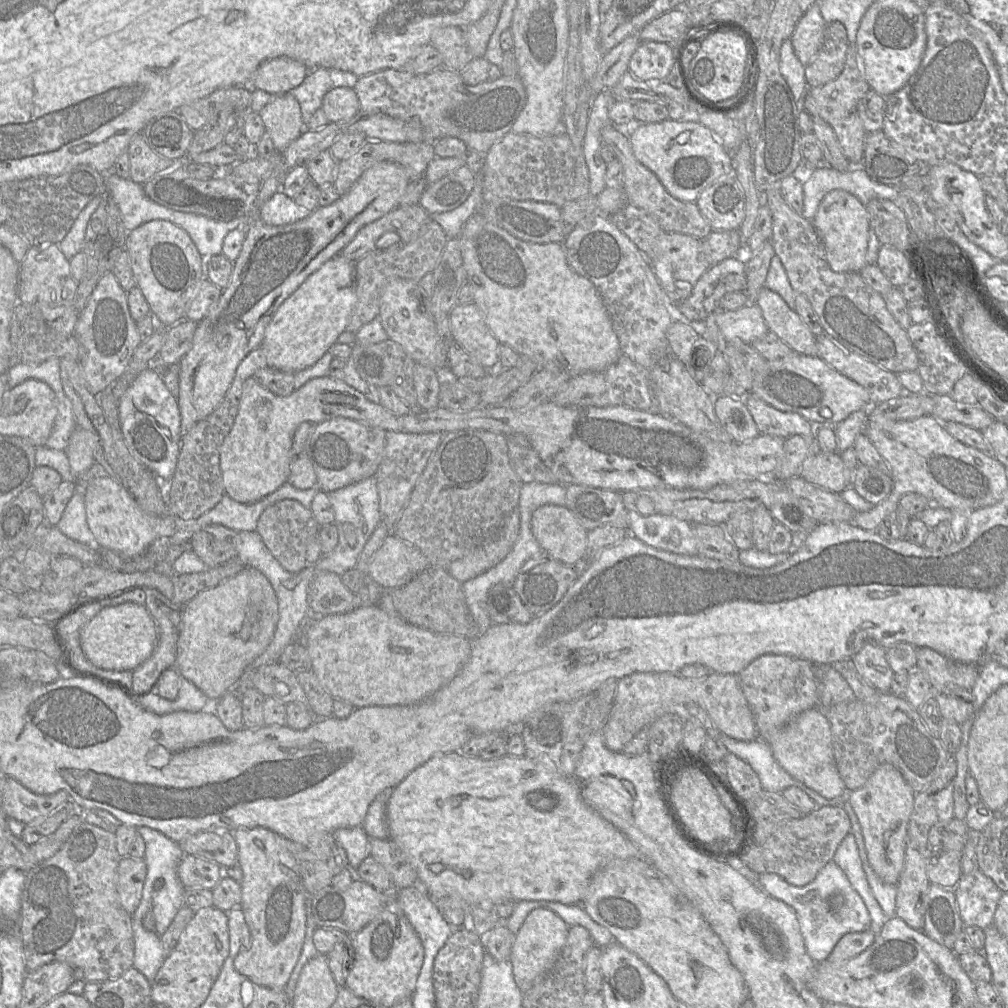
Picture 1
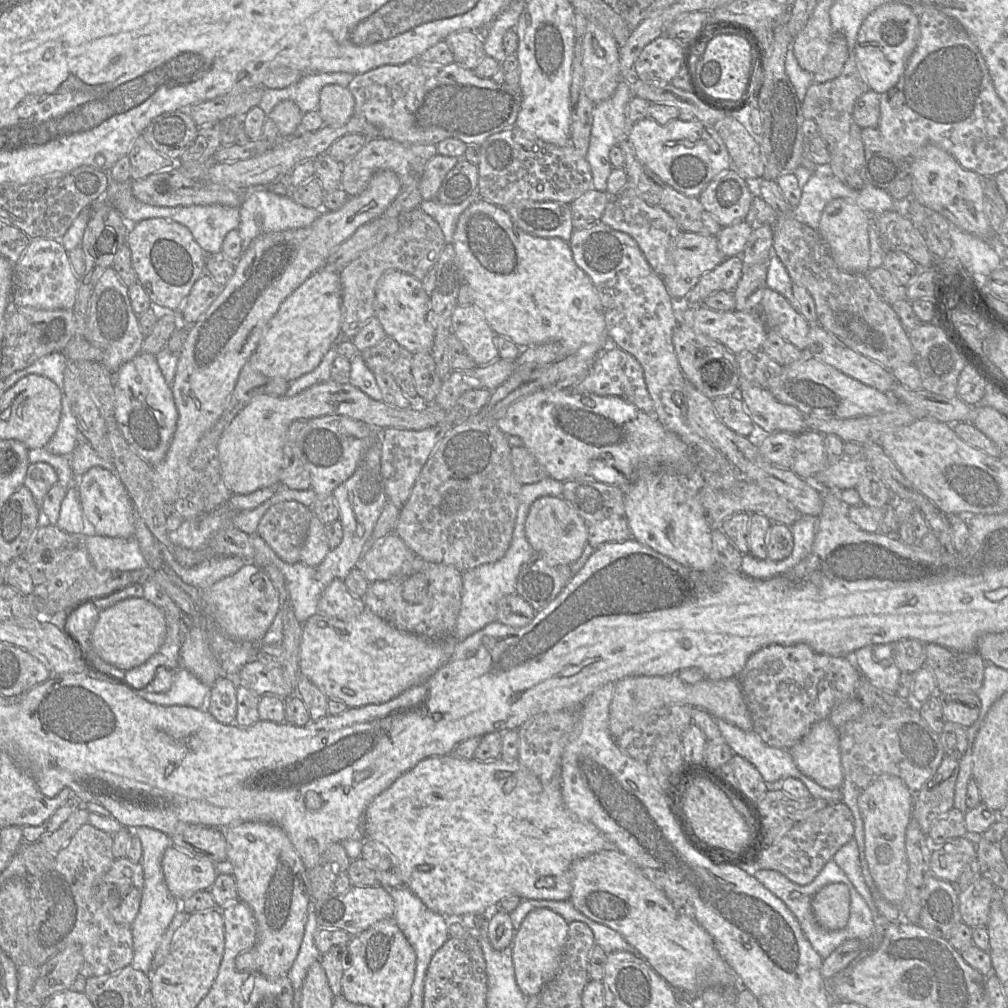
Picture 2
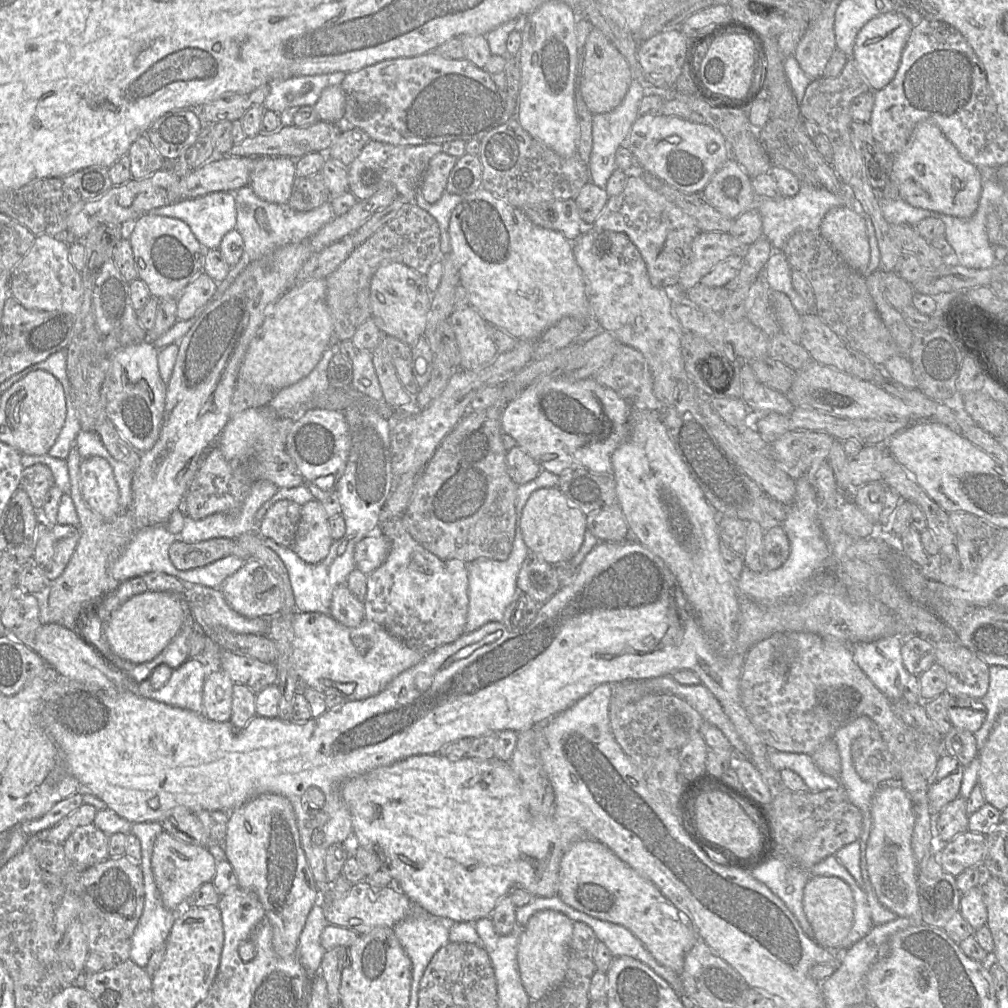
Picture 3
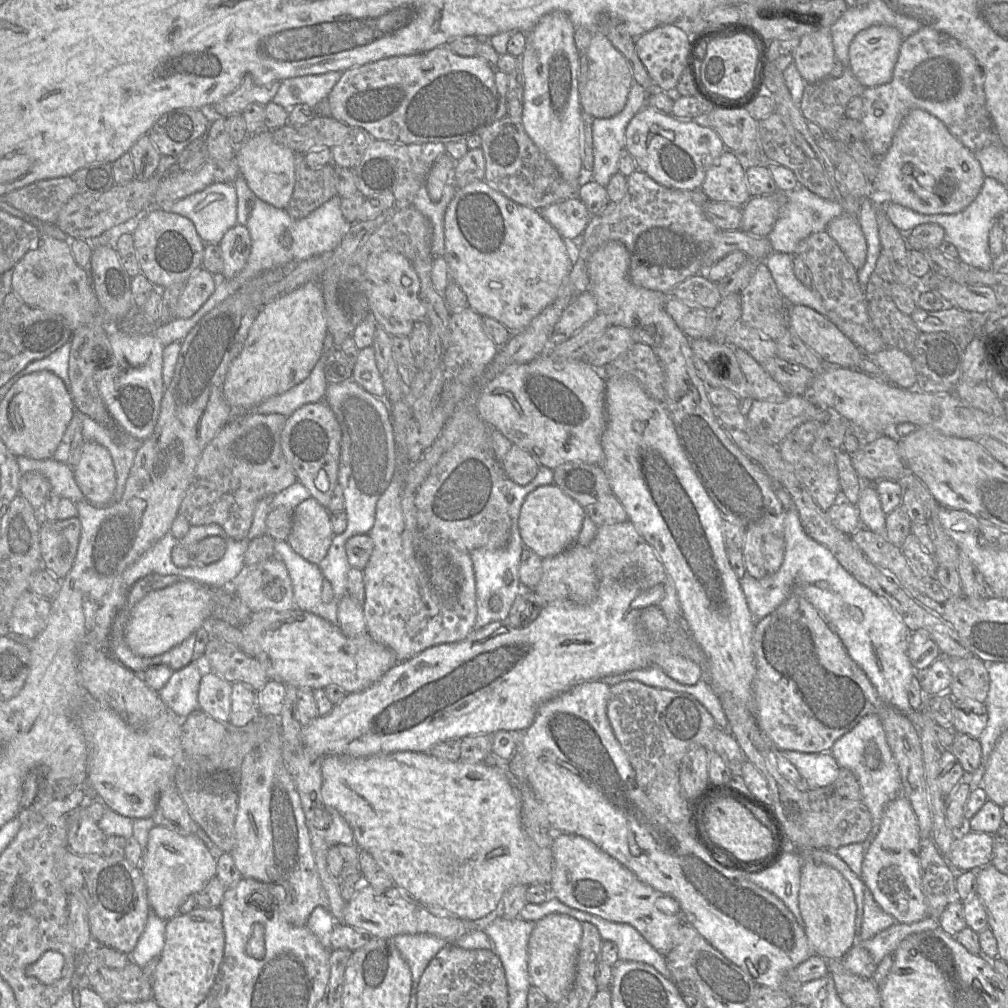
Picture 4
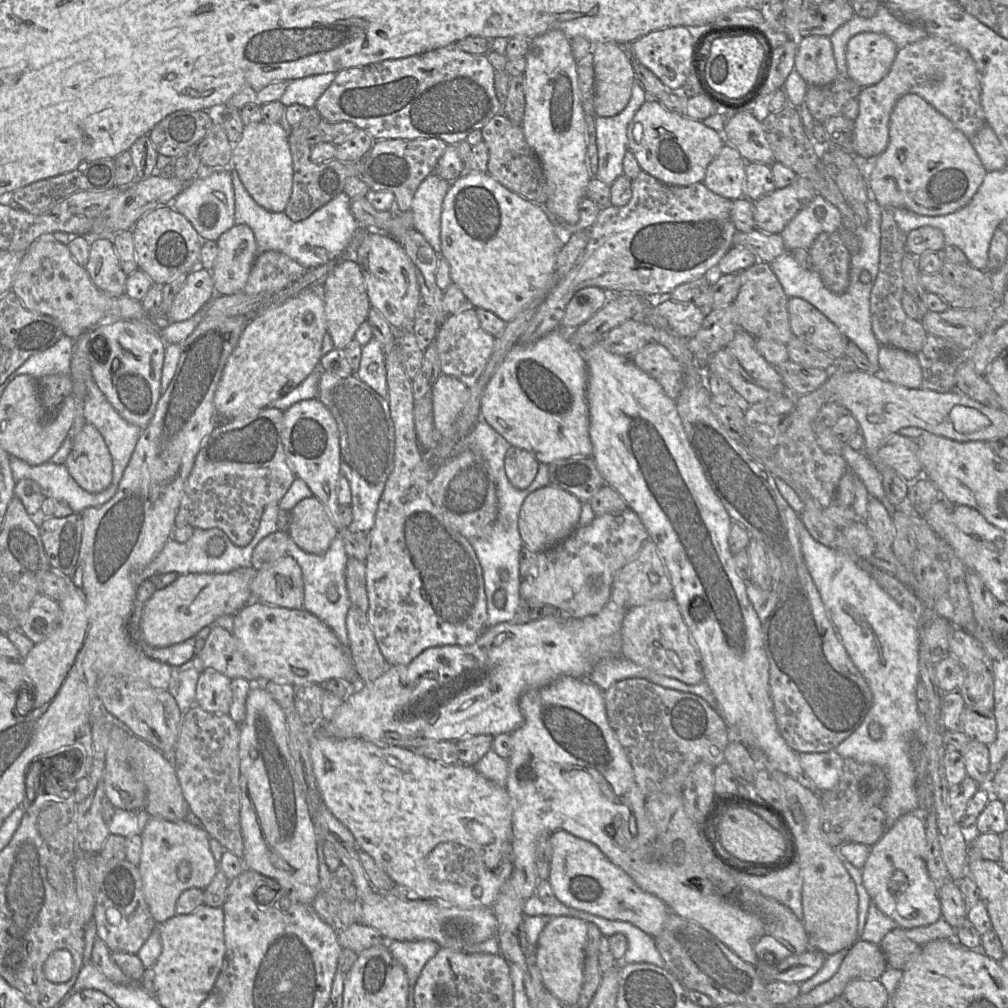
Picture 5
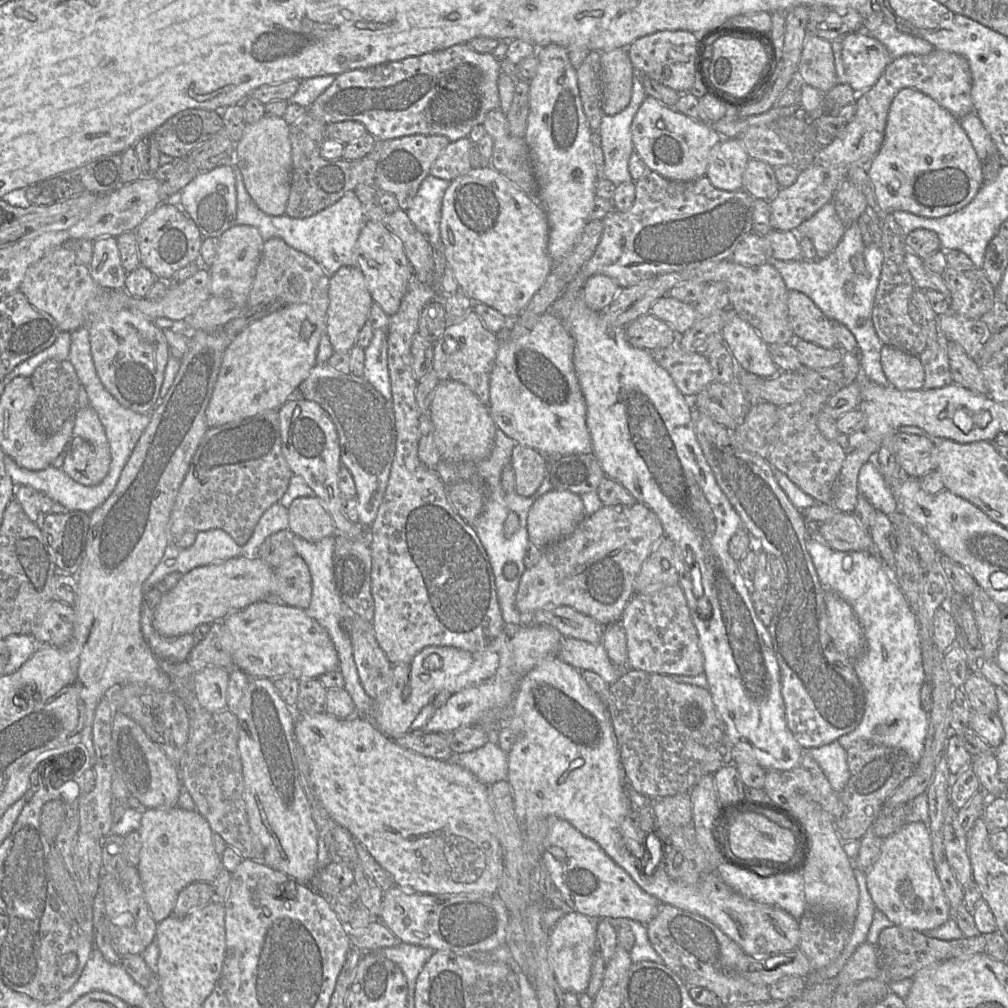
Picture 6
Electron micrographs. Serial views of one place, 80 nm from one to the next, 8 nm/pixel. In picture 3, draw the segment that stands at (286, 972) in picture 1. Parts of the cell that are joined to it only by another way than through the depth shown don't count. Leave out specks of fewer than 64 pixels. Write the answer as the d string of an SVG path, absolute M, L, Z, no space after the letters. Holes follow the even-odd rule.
M266 793L266 794L262 794L250 799L246 803L230 811L229 820L227 823L226 837L223 842L223 849L225 852L226 859L229 861L229 863L231 864L231 866L233 867L237 875L238 887L241 887L245 890L253 891L257 895L258 900L260 901L264 909L265 917L269 920L273 930L272 947L274 952L280 958L285 959L285 958L293 957L295 955L299 937L305 925L308 914L311 908L313 907L313 905L315 903L319 903L320 892L315 883L315 880L312 875L311 869L309 867L308 861L306 859L305 853L301 846L296 817L295 817L294 810L292 808L290 801L282 795L274 794L274 793Z

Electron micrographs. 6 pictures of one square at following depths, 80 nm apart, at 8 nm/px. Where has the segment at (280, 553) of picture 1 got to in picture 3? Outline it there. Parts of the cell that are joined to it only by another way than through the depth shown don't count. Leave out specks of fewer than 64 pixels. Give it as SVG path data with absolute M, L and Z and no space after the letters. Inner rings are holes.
M291 500L276 502L266 512L256 533L279 545L292 547L301 519L301 508L301 505Z

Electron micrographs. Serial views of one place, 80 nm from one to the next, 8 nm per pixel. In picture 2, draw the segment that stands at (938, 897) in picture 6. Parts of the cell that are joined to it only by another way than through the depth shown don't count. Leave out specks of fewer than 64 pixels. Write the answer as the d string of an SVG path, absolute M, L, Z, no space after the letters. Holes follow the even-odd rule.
M893 775L875 778L858 797L864 823L865 858L870 874L883 898L895 906L902 903L906 894L908 860L905 835L912 817L913 798L904 781Z

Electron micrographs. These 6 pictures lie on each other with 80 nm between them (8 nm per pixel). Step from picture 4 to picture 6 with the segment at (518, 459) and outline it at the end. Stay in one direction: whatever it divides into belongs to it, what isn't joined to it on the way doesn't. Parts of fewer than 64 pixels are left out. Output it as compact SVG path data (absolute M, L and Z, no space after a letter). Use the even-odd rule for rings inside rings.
M520 444L512 450L511 467L515 474L515 493L520 496L533 495L546 476L544 456Z

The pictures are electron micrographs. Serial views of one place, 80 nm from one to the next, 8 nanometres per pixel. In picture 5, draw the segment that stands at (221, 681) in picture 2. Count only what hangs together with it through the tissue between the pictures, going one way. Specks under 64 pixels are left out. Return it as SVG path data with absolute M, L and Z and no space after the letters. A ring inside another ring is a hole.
M202 670L196 684L196 705L215 714L229 714L231 679L216 670Z

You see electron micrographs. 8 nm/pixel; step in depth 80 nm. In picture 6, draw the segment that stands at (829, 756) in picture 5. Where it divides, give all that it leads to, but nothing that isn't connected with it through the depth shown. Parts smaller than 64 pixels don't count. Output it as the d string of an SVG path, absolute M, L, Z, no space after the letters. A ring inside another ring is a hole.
M838 741L804 750L817 762L832 789L837 793L842 791L848 782L850 772L847 751Z

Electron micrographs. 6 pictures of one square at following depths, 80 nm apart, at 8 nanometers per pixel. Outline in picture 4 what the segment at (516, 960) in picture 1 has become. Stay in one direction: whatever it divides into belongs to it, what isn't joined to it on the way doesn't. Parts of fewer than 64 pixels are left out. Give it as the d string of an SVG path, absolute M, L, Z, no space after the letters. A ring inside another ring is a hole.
M553 913L536 921L528 941L530 985L538 989L554 1005L572 989L582 939L582 924L568 915Z

